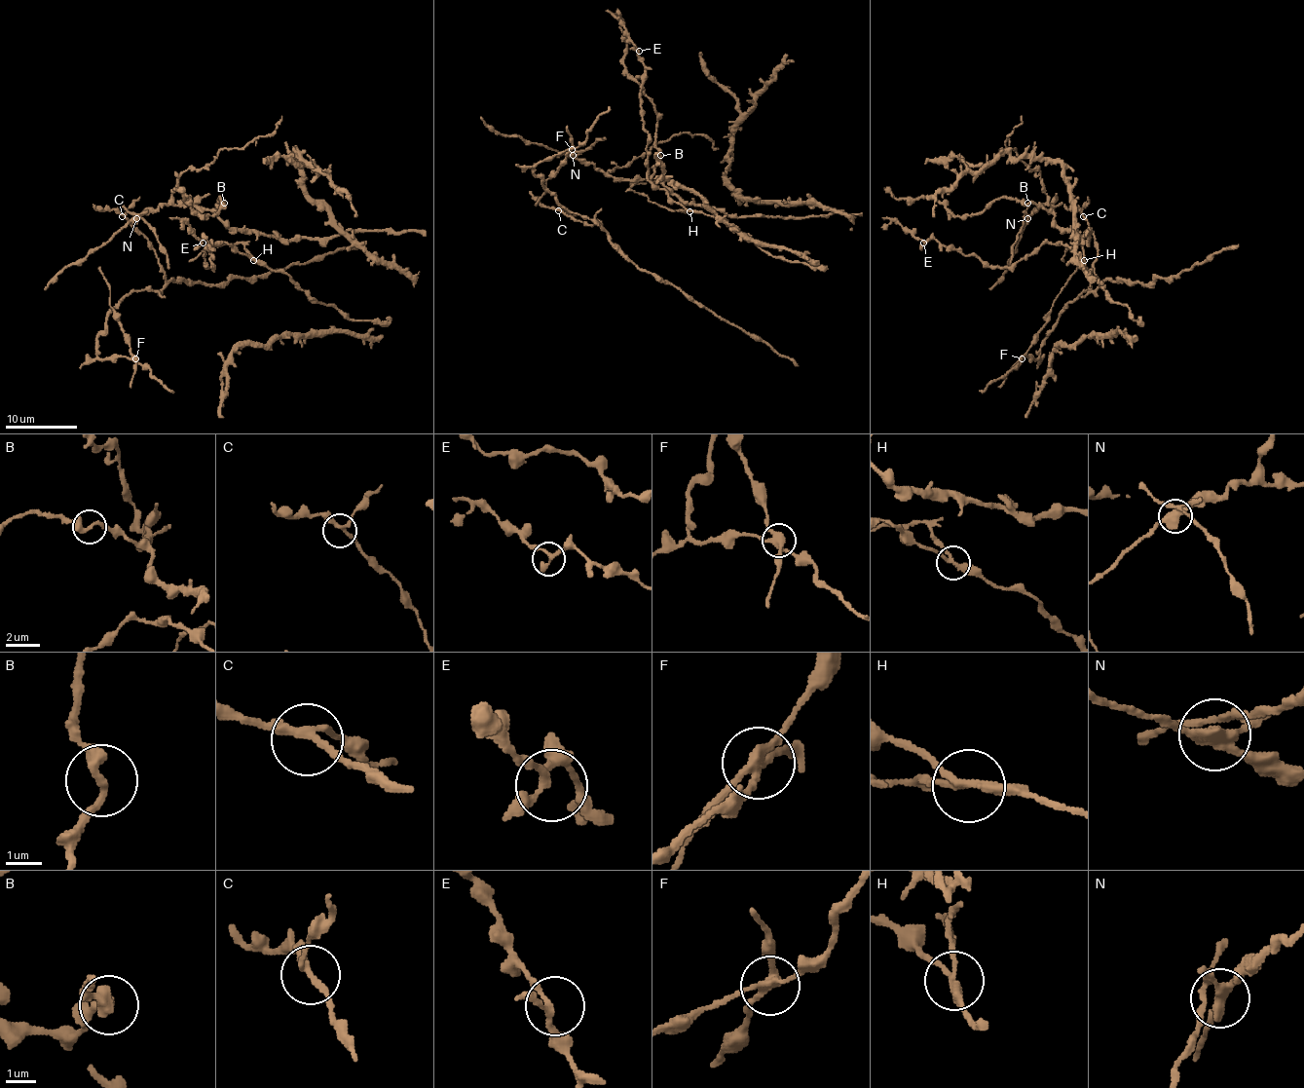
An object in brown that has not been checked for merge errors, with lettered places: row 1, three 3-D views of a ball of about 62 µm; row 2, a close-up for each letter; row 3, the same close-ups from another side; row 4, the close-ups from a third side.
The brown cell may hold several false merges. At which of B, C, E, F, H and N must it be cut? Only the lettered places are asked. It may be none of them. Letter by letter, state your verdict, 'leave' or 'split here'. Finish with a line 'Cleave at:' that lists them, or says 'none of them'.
B: leave
C: leave
E: leave
F: split here
H: split here
N: split here
Cleave at: F, H, N

